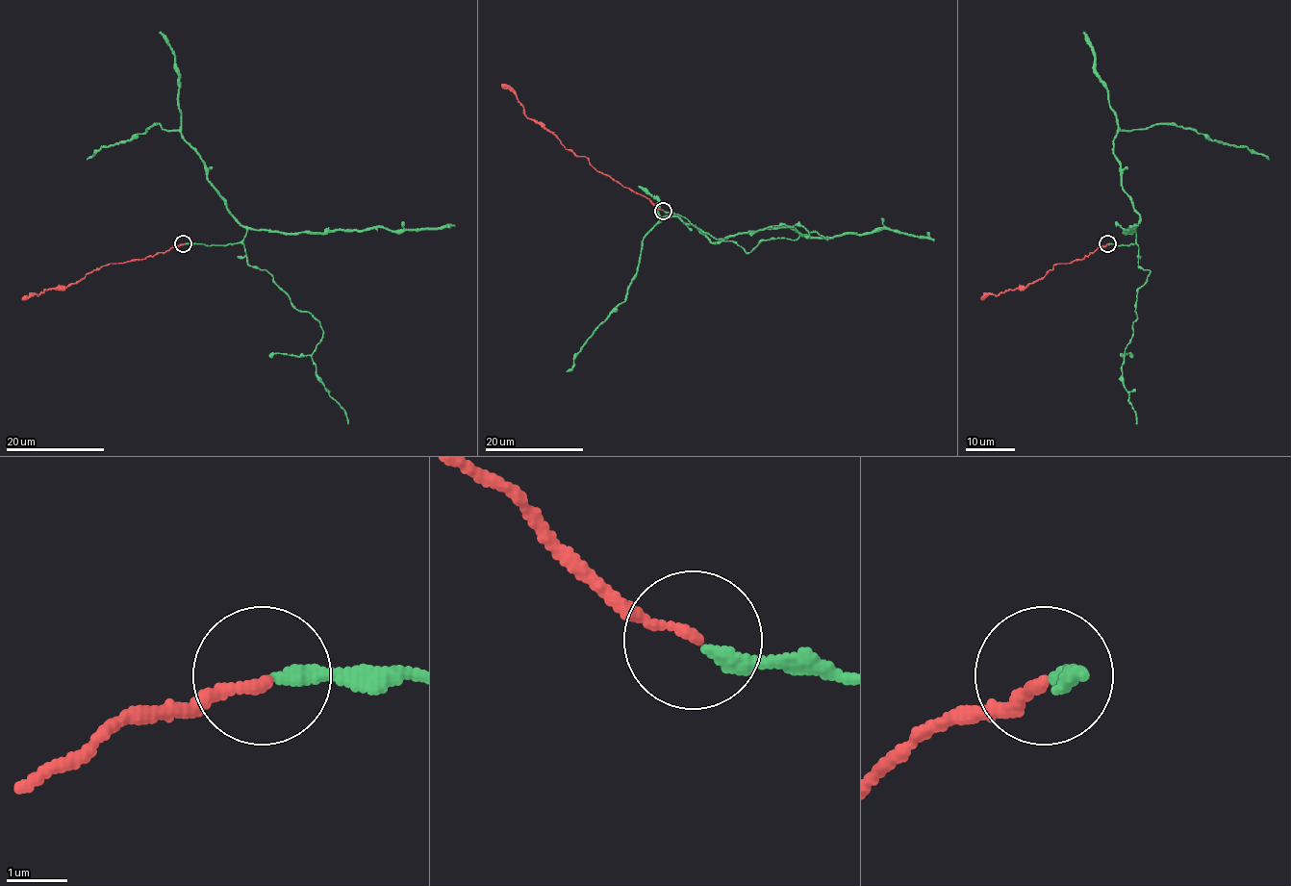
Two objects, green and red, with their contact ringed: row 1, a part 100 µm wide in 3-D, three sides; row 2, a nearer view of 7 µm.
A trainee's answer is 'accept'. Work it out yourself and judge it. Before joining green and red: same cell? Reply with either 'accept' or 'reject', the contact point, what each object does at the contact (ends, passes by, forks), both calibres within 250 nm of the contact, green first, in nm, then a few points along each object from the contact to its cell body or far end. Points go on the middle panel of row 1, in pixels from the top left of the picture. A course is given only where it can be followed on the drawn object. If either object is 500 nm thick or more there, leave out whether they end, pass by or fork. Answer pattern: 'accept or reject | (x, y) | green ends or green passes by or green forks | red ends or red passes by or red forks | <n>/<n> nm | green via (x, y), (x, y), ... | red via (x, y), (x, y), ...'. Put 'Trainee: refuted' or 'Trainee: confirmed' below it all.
accept | (663, 211) | green ends | red ends | 240/170 nm | green via (664, 211), (726, 238), (713, 242), (694, 224), (664, 216), (643, 239), (627, 297), (566, 371) | red via (663, 211), (642, 194), (598, 172), (588, 159), (569, 151), (555, 135), (528, 117), (519, 100), (501, 85)
Trainee: confirmed

